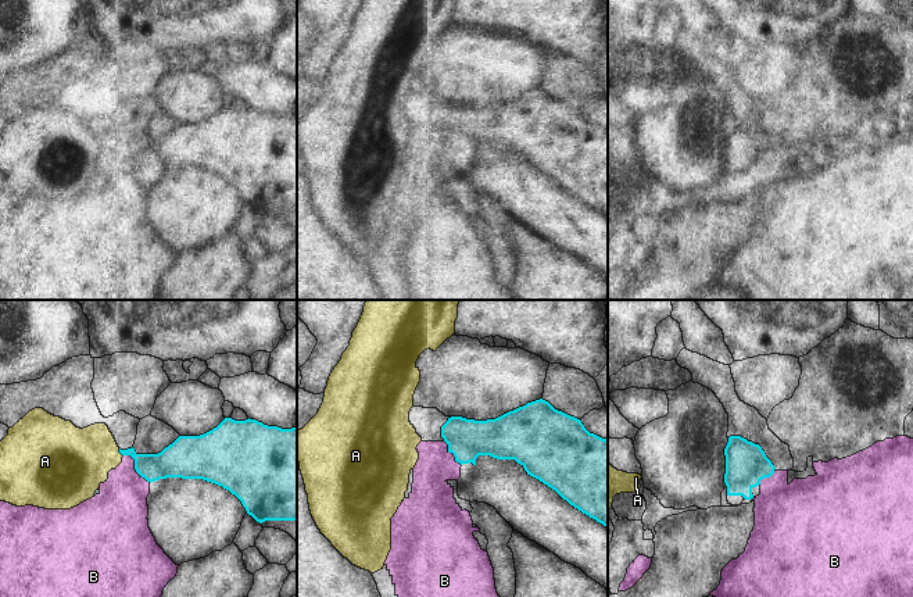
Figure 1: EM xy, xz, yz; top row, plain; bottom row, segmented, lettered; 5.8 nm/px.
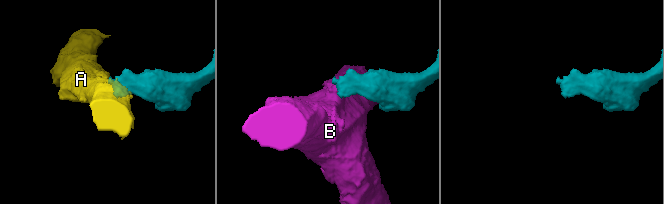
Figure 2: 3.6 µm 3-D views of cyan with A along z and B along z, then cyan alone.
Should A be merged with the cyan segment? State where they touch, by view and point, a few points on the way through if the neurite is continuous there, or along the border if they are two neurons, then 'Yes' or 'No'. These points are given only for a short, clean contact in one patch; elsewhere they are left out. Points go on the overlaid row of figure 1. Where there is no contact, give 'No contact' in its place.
Touches cyan at xy (120, 451). Boundary: xy (118, 449), (122, 456). No.

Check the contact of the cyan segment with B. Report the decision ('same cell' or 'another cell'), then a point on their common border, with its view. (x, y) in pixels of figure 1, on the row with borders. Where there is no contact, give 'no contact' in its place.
another cell; meets cyan in xy at (135, 468)

